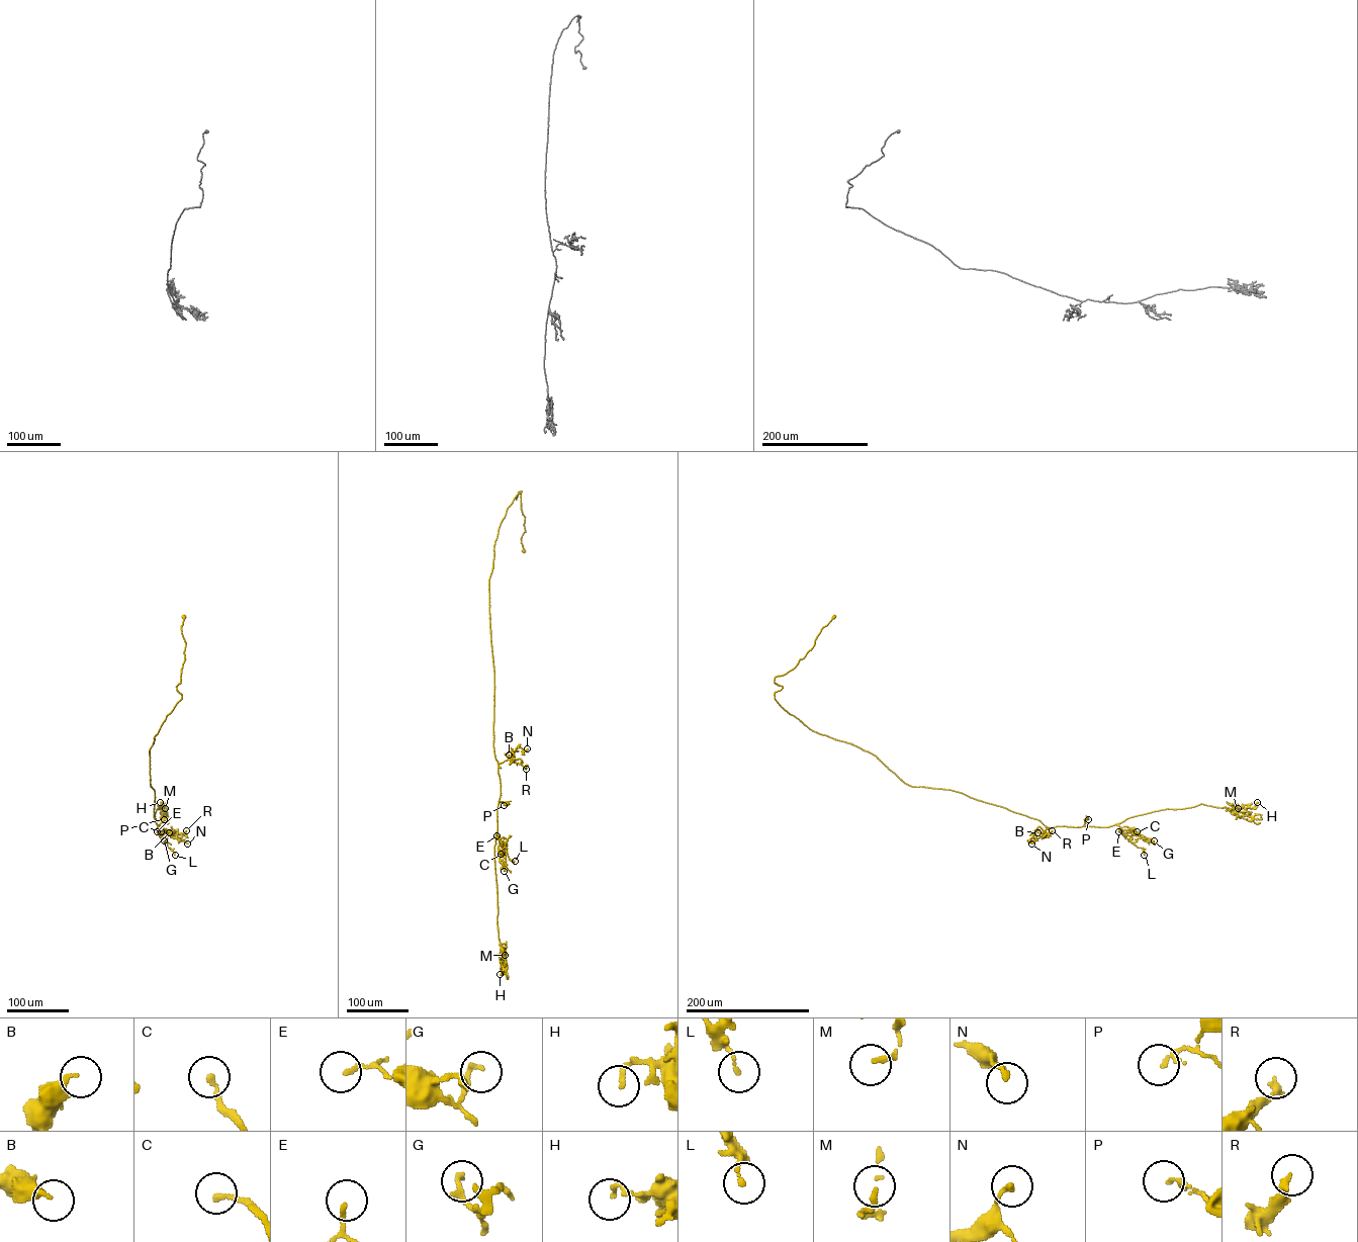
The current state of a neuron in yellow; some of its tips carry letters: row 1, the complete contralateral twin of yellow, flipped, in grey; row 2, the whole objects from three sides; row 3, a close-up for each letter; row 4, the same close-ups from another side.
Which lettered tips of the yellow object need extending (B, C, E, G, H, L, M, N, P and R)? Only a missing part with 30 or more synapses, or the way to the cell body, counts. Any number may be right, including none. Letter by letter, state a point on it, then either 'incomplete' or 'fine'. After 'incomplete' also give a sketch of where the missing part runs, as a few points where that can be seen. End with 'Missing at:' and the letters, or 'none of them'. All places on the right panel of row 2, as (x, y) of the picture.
B: at (1037, 832); fine
C: at (1137, 831); fine
E: at (1118, 831); fine
G: at (1154, 840); fine
H: at (1257, 802); fine
L: at (1144, 855); fine
M: at (1238, 808); fine
N: at (1031, 844); fine
P: at (1088, 819); fine
R: at (1052, 830); fine
Missing at: none of them

